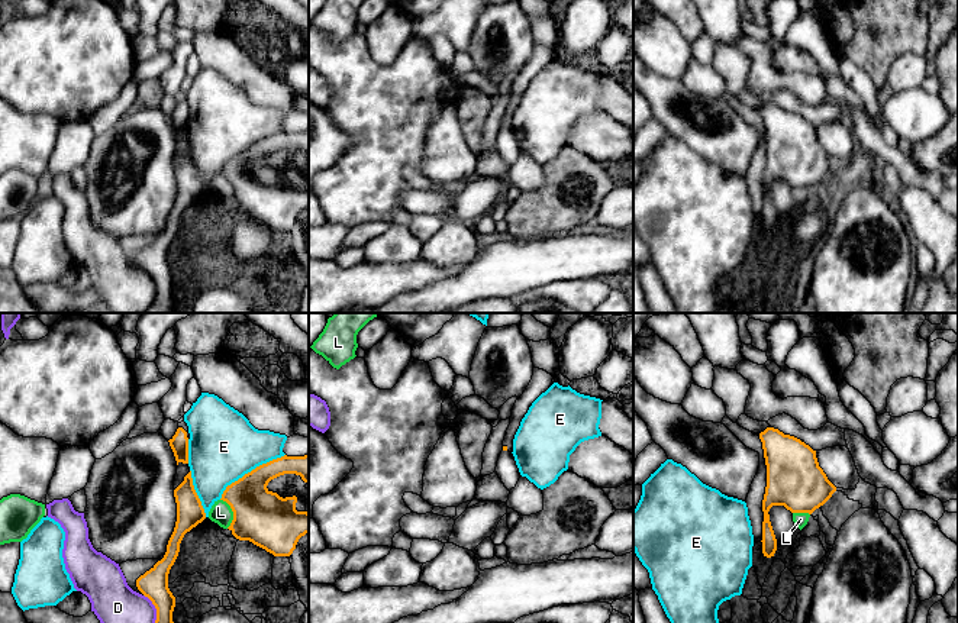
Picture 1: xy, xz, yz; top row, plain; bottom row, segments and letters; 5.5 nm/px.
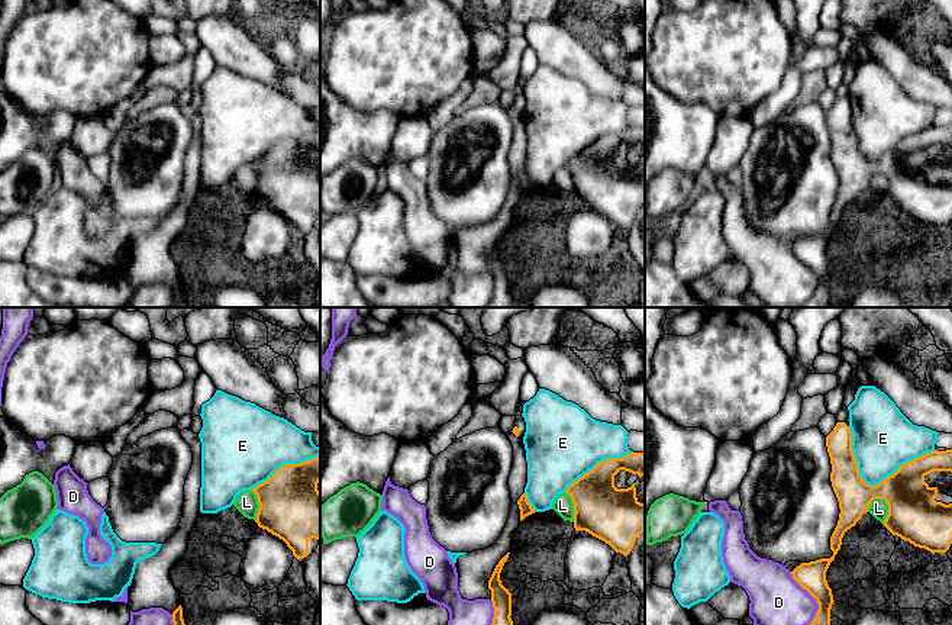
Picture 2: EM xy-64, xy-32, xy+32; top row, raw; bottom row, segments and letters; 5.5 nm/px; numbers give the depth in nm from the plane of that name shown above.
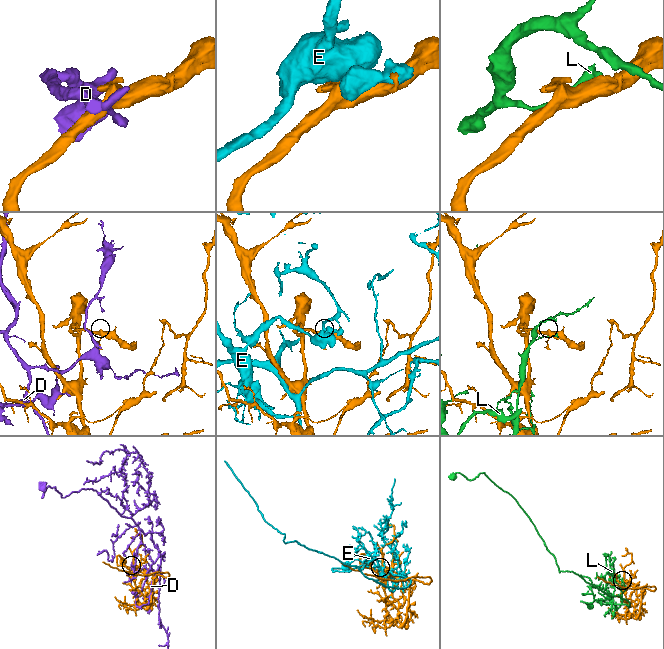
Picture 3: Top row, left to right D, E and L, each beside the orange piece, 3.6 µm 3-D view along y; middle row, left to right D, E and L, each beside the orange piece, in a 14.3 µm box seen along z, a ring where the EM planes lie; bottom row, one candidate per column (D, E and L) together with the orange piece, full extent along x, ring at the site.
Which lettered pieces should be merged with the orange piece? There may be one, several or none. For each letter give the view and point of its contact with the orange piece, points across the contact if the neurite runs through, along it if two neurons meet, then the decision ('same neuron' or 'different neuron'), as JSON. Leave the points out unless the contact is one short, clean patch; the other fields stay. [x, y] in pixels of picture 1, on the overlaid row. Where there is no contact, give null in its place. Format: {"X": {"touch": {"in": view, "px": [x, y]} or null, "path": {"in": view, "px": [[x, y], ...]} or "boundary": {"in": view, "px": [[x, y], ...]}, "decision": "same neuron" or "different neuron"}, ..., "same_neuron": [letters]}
{"D": {"touch": {"in": "xy", "px": [155, 607]}, "decision": "different neuron"}, "E": {"touch": {"in": "xy", "px": [251, 471]}, "decision": "different neuron"}, "L": {"touch": {"in": "xy", "px": [234, 513]}, "decision": "different neuron"}, "same_neuron": []}

